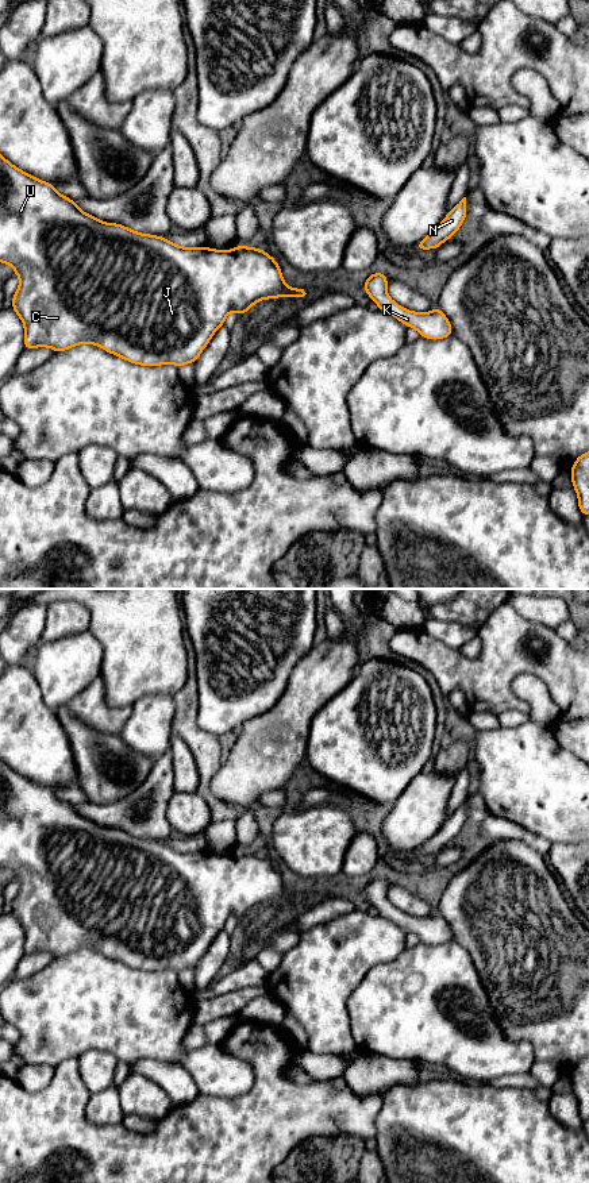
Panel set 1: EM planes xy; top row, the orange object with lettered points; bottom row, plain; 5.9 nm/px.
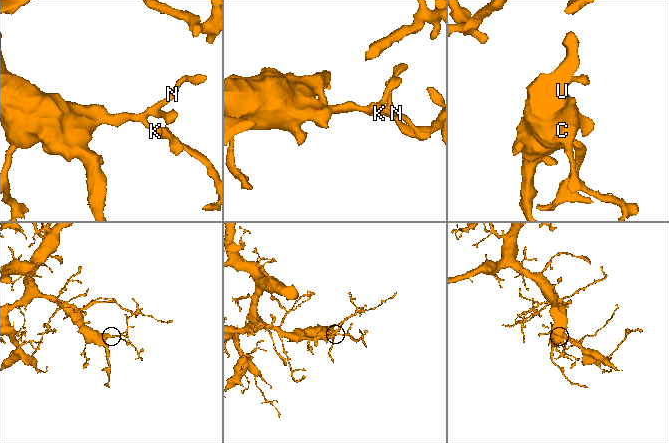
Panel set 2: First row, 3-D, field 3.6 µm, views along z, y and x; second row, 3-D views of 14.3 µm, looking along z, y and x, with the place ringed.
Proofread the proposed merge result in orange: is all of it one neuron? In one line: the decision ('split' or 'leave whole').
leave whole

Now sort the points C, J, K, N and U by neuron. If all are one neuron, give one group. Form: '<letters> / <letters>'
C J K N U

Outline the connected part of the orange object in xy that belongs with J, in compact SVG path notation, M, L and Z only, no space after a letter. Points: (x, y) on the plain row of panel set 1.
M0 759L0 867L11 870L15 880L20 883L19 893L12 901L12 914L24 929L24 955L35 952L51 952L54 957L69 955L74 951L89 948L101 952L134 970L161 971L172 968L181 972L195 968L207 952L216 935L226 926L227 920L235 916L239 922L257 906L277 902L304 902L307 898L300 893L288 893L276 864L262 853L236 851L232 855L219 856L209 852L180 852L163 841L139 839L122 829L103 828L81 816L76 806L59 799L53 789L41 786L14 771Z

